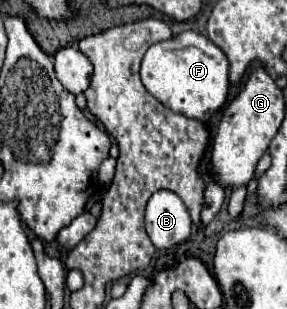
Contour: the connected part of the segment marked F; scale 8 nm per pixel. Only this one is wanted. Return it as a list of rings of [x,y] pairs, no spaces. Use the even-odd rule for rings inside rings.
[[[182,31],[174,39],[152,45],[142,61],[144,87],[172,111],[208,123],[228,97],[228,59],[208,37],[198,31]]]

